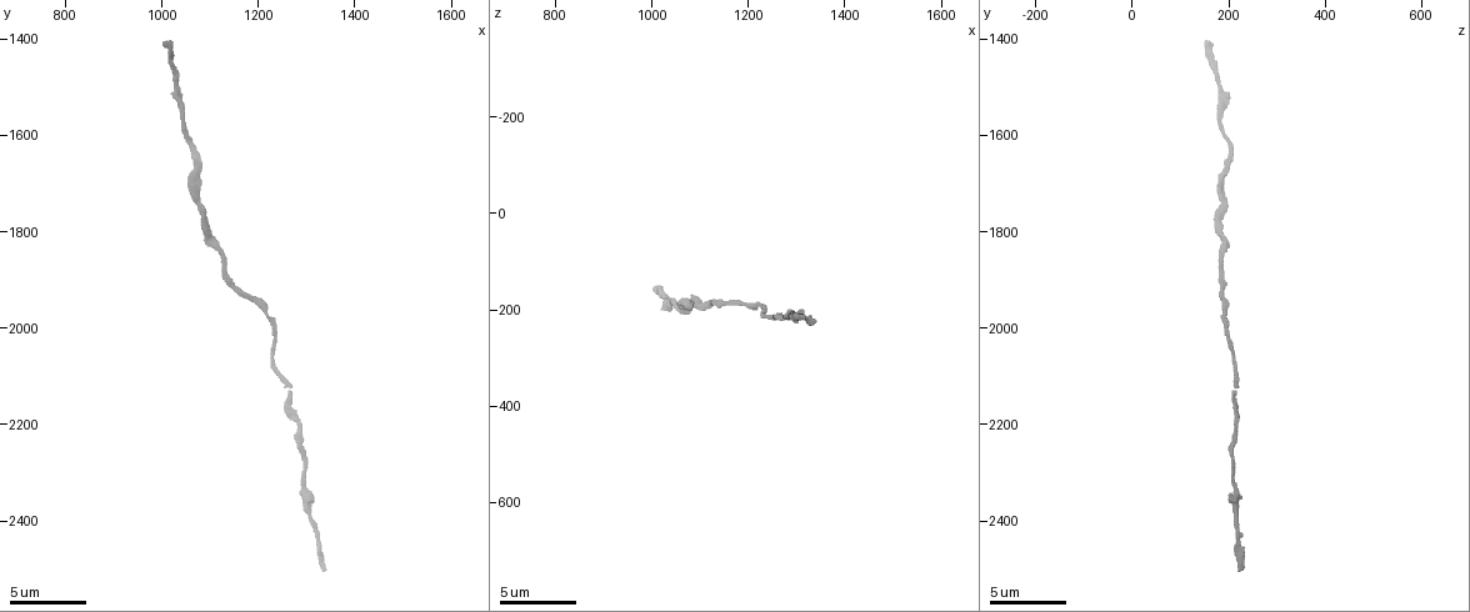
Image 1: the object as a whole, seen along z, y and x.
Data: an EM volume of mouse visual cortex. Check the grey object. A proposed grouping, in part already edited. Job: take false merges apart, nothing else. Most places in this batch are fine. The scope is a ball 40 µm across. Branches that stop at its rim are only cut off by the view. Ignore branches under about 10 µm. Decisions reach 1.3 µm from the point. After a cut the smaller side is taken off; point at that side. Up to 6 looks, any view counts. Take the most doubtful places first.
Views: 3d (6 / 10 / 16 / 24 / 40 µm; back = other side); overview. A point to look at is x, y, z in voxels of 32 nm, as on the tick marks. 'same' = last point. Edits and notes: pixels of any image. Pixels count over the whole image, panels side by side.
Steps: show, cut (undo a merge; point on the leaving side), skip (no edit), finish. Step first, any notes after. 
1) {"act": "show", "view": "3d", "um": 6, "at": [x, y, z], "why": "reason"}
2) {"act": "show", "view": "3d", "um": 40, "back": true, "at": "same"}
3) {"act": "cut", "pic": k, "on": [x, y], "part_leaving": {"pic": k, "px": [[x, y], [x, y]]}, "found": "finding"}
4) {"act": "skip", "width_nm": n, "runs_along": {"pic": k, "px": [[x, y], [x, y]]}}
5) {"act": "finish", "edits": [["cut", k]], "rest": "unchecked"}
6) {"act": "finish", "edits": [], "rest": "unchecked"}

{"act": "show", "view": "3d", "um": 10, "at": [1190, 1940, 185]}

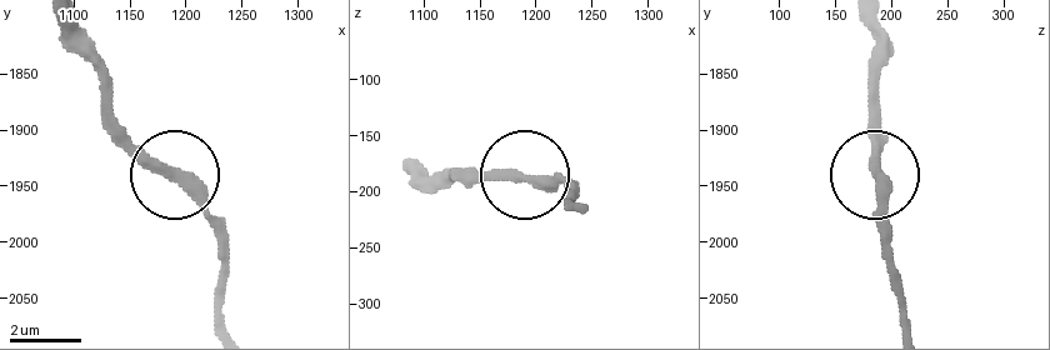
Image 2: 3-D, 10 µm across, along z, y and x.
{"act": "skip", "side_arm_um": 20, "runs_along": {"pic": 2, "px": [[173, 180], [223, 243]]}, "found": "continuous, no second cell"}

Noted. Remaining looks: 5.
{"act": "show", "view": "3d", "um": 10, "at": [1285, 2255, 205]}

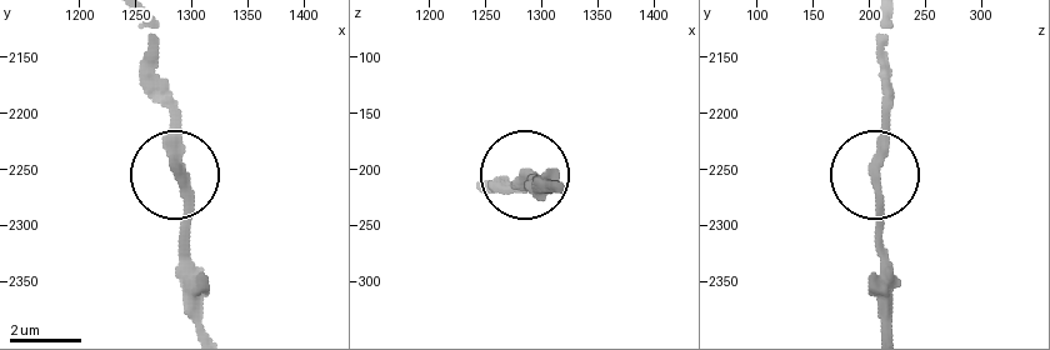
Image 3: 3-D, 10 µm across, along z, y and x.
{"act": "skip", "width_nm": 290, "found": "one cell here"}

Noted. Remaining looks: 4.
{"act": "show", "view": "3d", "um": 10, "at": [1040, 1570, 185], "why": "calibre changes"}

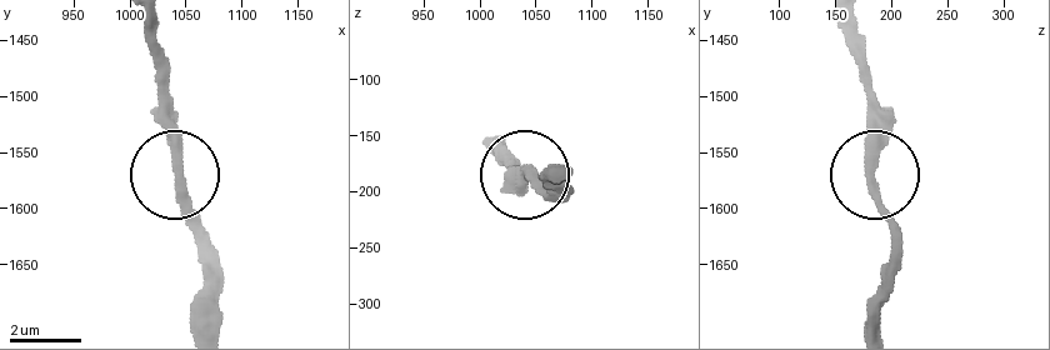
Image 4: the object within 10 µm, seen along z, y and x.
{"act": "skip", "width_nm": 280, "runs_along": {"pic": 4, "px": [[871, 329], [889, 221], [871, 176], [871, 73]]}, "found": "one cell here"}

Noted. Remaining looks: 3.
{"act": "finish", "edits": [], "rest": "unchecked"}

